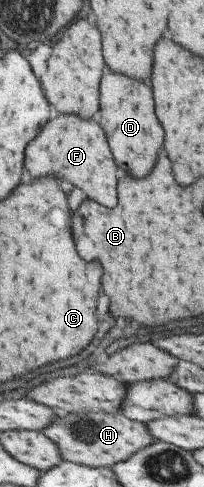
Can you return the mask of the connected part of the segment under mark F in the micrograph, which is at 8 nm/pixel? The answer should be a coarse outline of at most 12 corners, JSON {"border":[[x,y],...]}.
{"border":[[56,116],[28,144],[34,178],[54,174],[118,204],[118,170],[96,122]]}

